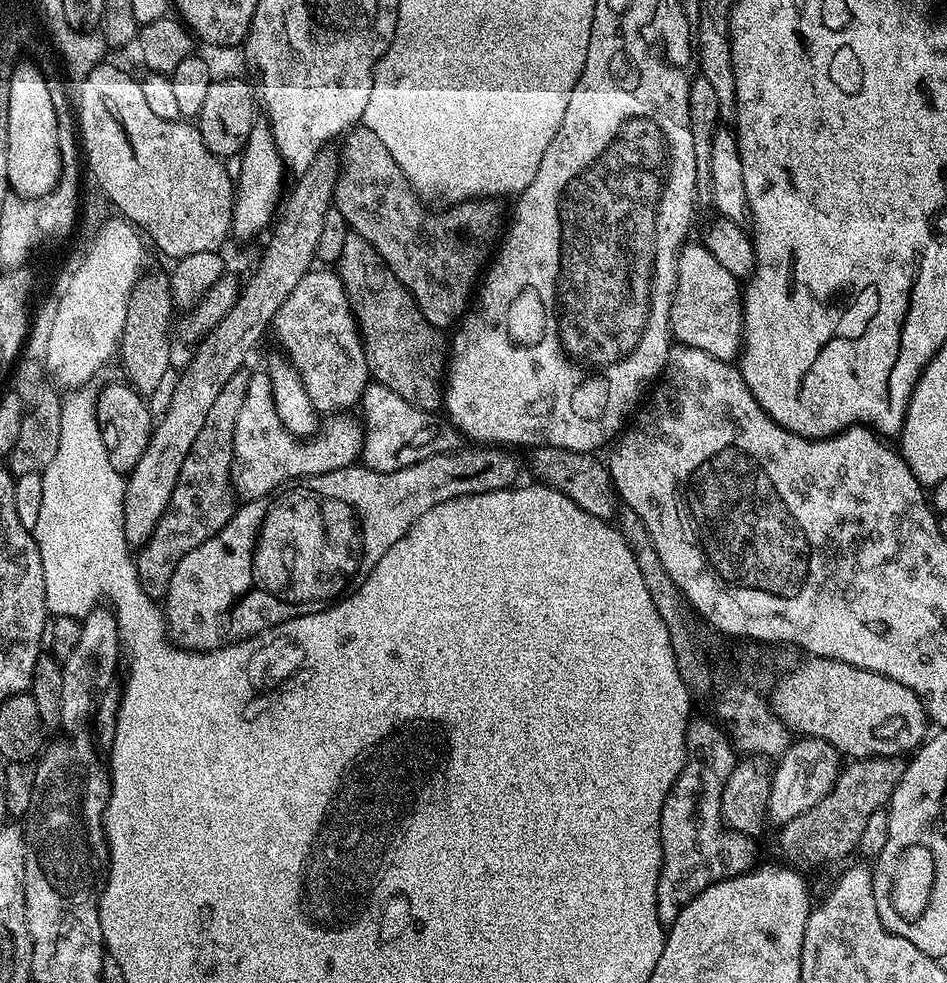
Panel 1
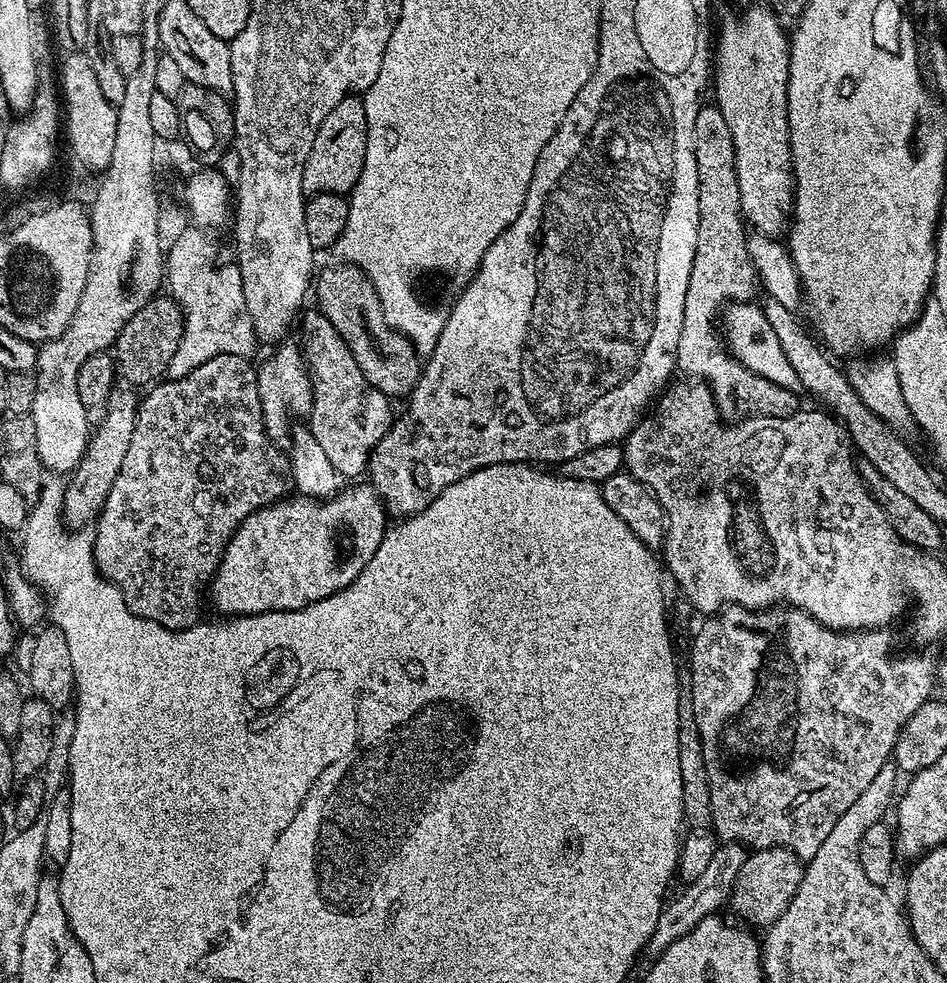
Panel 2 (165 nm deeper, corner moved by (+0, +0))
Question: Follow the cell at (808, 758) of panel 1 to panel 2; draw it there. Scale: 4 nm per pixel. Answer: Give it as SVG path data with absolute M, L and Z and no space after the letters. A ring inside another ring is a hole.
M724 842L717 847L714 858L710 858L710 863L706 865L706 870L702 870L698 878L691 880L687 885L688 889L681 896L673 895L665 903L658 918L658 926L654 926L654 934L648 939L646 952L647 955L650 954L649 957L659 956L666 950L666 946L670 946L670 942L676 942L678 938L690 934L690 930L694 930L694 926L698 926L702 918L713 915L723 904L725 907L729 903L732 889L735 888L736 879L744 865L745 855L746 848L742 844Z

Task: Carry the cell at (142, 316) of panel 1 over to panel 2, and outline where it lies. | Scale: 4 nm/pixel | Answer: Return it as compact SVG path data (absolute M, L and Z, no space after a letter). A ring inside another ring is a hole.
M128 386L113 387L112 393L108 395L108 406L104 417L93 427L89 435L84 457L71 475L72 484L67 485L64 491L61 513L69 527L82 528L89 525L99 515L100 508L110 492L110 486L114 484L114 478L117 477L118 469L122 466L123 455L130 446L137 420L138 396L132 392L135 391Z

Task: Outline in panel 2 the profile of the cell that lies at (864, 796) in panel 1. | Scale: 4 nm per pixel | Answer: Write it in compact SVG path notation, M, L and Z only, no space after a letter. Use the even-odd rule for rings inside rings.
M758 848L745 855L744 865L732 889L730 908L740 912L744 920L756 919L771 926L786 910L804 877L805 861L798 859L789 848Z

